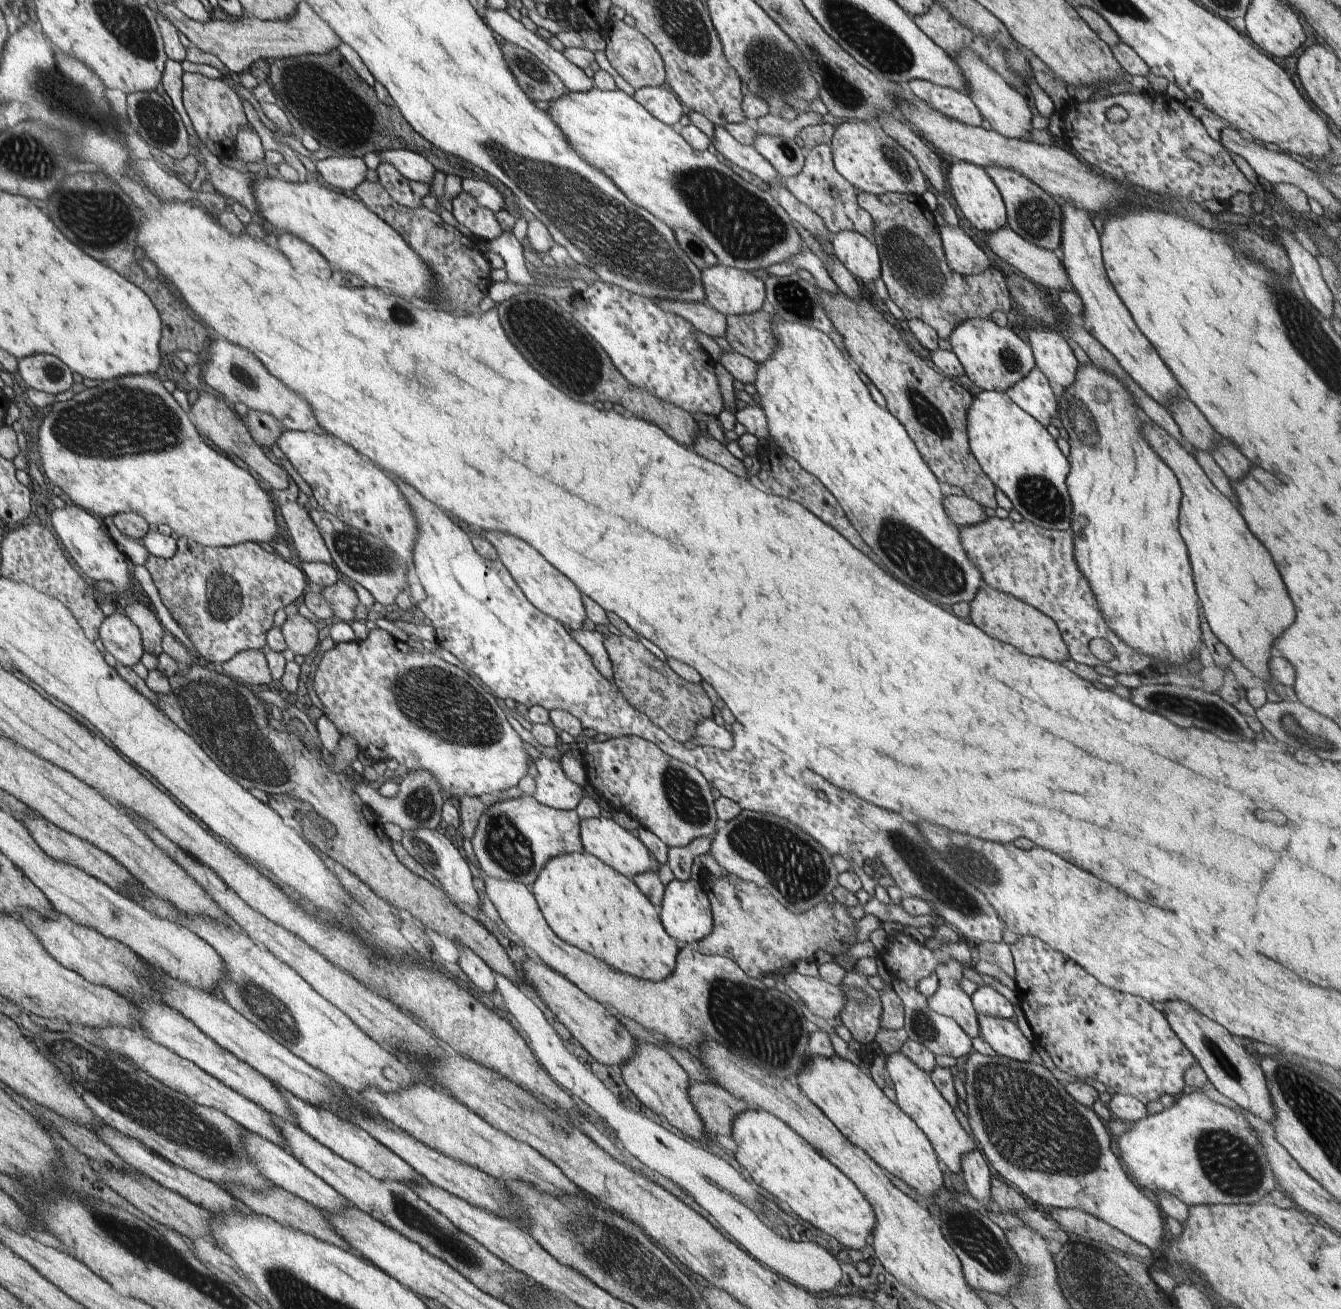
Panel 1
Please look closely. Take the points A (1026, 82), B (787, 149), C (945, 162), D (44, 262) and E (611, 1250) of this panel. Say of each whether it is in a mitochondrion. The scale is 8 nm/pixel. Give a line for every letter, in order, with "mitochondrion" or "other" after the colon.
A: other
B: mitochondrion
C: other
D: other
E: mitochondrion

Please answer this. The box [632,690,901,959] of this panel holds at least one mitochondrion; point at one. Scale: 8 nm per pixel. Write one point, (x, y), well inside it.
(791, 864)

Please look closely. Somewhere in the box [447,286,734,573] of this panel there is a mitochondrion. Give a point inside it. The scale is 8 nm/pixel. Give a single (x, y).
(525, 320)

